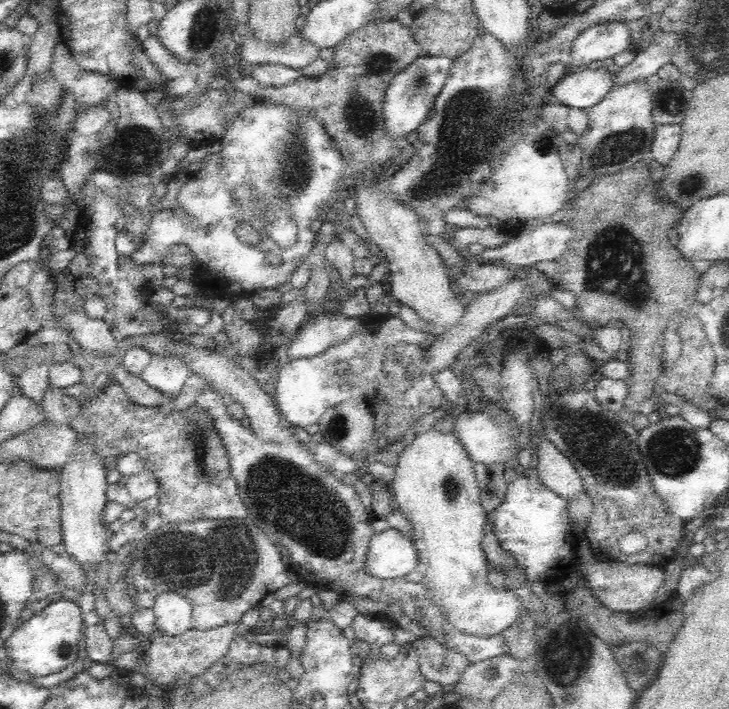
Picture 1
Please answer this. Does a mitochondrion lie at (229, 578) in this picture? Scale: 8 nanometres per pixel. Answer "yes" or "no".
yes

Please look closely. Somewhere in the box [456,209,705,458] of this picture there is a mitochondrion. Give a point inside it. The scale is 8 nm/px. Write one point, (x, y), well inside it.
(608, 264)

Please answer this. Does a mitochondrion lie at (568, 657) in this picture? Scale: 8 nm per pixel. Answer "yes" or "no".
yes

